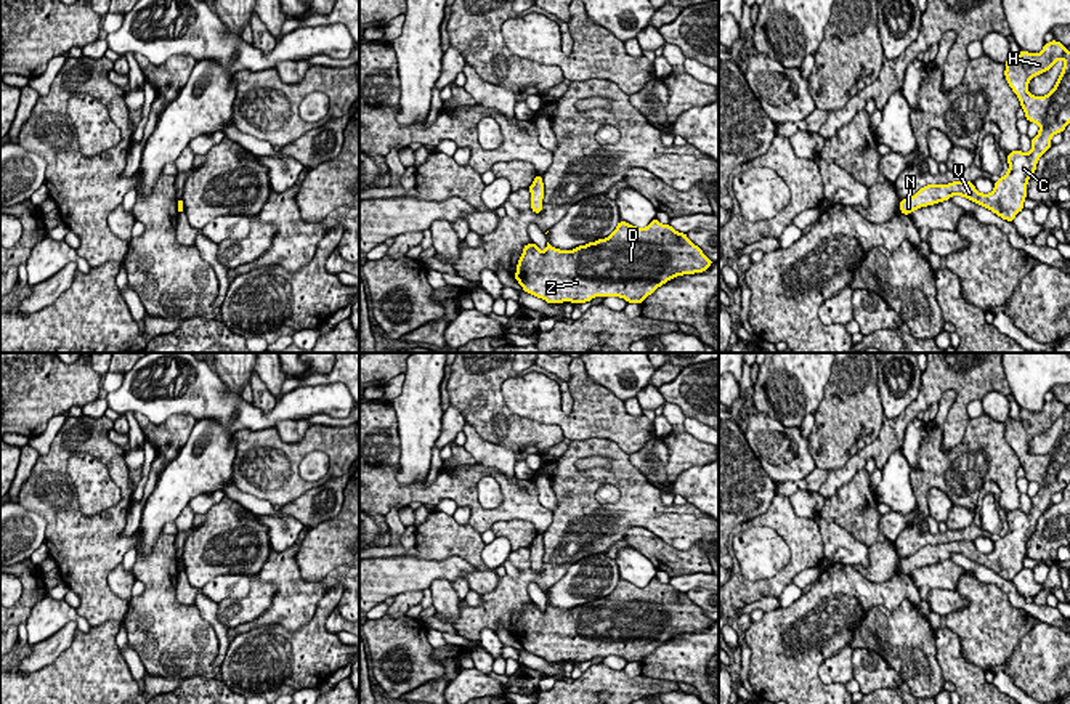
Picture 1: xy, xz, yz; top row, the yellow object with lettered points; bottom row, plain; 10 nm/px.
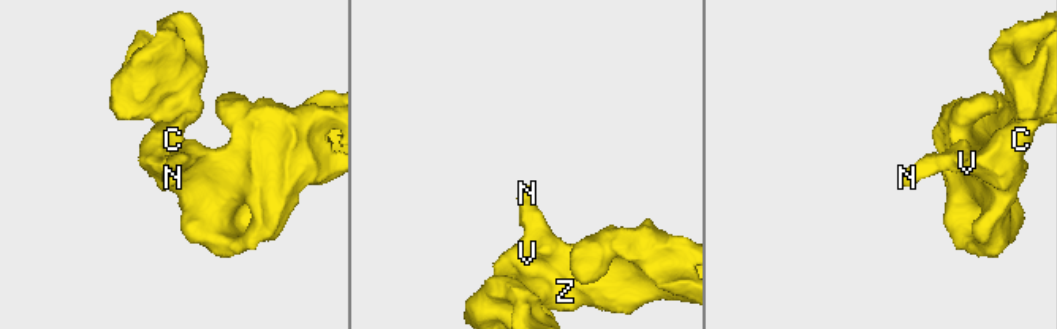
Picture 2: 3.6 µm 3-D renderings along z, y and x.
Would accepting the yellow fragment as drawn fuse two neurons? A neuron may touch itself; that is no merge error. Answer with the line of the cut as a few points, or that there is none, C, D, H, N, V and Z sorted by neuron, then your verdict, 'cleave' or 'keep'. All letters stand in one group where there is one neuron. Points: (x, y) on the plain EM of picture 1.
cut none; groups C D H N V Z; keep

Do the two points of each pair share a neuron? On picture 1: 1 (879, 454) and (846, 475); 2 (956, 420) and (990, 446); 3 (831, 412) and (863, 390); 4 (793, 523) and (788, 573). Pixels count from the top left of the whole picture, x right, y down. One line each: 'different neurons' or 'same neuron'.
1: same neuron
2: different neurons
3: same neuron
4: same neuron

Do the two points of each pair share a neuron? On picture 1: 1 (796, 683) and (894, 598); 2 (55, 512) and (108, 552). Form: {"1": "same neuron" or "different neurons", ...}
{"1": "same neuron", "2": "same neuron"}

